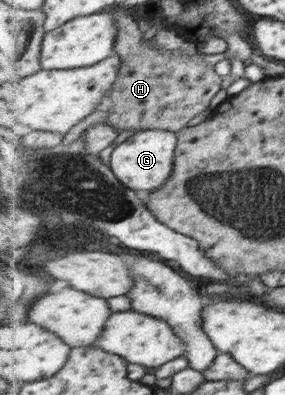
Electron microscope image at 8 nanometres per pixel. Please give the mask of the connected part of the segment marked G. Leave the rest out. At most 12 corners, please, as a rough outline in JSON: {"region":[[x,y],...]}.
{"region":[[134,133],[111,151],[128,188],[149,192],[175,170],[178,134]]}

